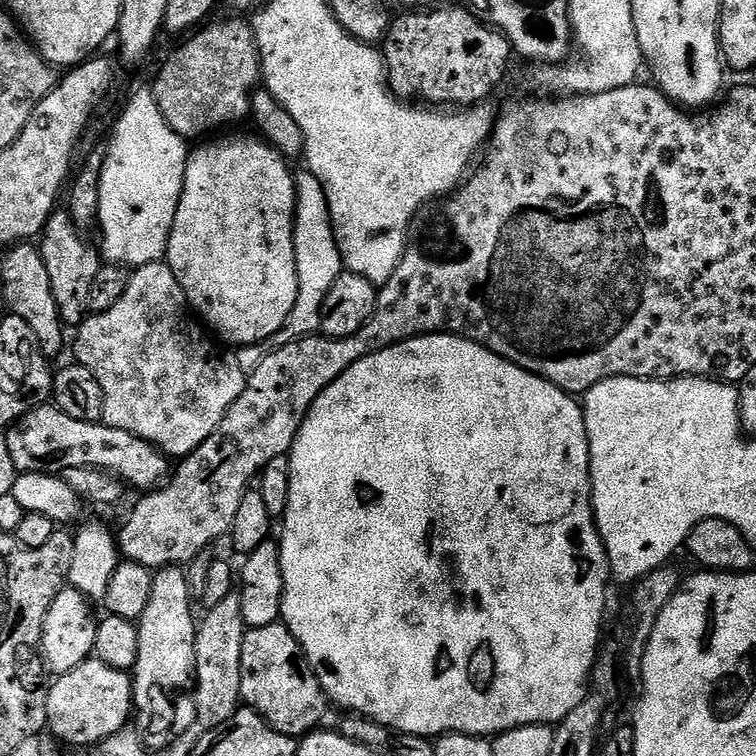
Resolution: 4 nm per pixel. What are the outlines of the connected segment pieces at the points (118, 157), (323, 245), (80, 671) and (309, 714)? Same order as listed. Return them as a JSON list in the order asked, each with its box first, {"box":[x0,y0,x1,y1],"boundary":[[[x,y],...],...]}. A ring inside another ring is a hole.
[{"box":[98,87,190,266],"boundary":[[[151,87],[138,89],[129,98],[128,105],[112,132],[112,141],[106,144],[108,157],[100,179],[98,228],[99,231],[104,231],[102,256],[107,263],[139,266],[155,264],[165,259],[190,155],[190,148],[184,144],[187,144],[185,137],[179,136],[166,122],[166,118],[162,118],[162,110],[158,110],[158,102]]]},{"box":[235,170,345,374],"boundary":[[[307,170],[297,171],[296,177],[296,229],[294,230],[294,250],[296,251],[296,273],[298,274],[298,298],[292,311],[292,317],[281,326],[270,338],[257,344],[241,347],[235,353],[238,366],[242,366],[245,374],[251,374],[254,369],[274,350],[286,346],[290,342],[299,340],[319,329],[320,307],[324,299],[330,294],[330,288],[345,271],[344,259],[340,257],[338,242],[334,238],[332,229],[332,215],[330,206],[326,202],[326,190],[322,190],[322,182],[314,178],[314,174]]]},{"box":[46,658,134,748],"boundary":[[[95,658],[87,660],[53,681],[48,689],[46,728],[68,744],[77,744],[80,748],[87,744],[99,746],[115,732],[125,731],[127,724],[124,723],[134,716],[133,677],[128,672],[106,666],[106,662]]]},{"box":[241,622,330,738],"boundary":[[[283,622],[248,628],[242,642],[241,701],[257,712],[275,732],[303,738],[321,727],[330,701],[302,646]]]}]

